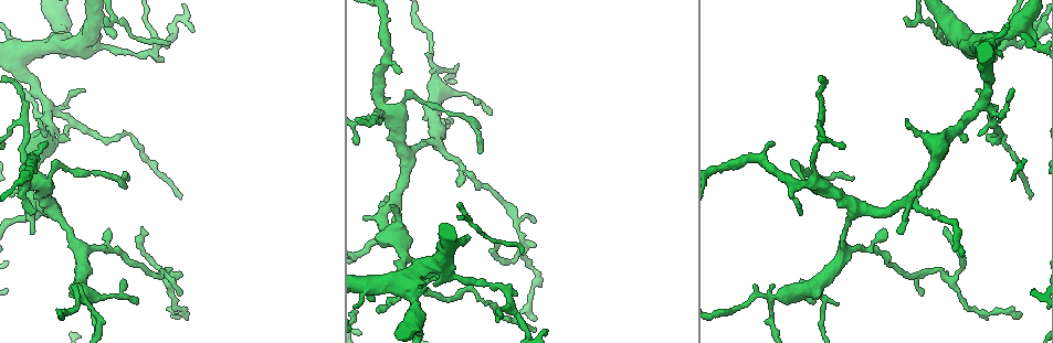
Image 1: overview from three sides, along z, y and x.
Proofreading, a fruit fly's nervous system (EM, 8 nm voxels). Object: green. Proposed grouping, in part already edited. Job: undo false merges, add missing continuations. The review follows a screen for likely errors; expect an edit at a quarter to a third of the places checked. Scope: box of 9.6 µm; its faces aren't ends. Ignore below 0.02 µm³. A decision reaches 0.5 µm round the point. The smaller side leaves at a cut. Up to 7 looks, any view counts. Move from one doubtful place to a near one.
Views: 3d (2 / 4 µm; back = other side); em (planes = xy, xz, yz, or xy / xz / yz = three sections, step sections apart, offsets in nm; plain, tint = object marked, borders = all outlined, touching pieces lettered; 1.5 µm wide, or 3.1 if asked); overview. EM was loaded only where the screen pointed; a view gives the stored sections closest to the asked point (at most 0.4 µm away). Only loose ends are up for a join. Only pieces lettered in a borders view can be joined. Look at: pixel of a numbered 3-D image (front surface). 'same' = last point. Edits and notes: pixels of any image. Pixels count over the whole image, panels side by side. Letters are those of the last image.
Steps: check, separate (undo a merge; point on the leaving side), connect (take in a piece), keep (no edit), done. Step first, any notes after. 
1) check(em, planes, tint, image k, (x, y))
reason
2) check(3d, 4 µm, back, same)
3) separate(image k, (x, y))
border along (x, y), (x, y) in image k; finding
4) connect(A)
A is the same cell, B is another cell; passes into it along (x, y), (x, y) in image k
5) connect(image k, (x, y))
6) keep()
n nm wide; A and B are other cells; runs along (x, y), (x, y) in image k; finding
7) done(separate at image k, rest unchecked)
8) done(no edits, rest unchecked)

check(3d, 2 µm, image 1, (468, 235))
branch stops here

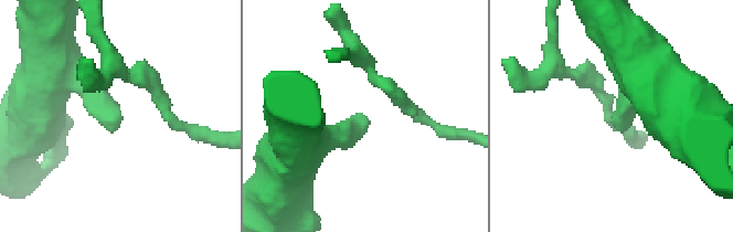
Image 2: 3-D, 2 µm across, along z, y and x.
check(em, planes, plain, image 2, (113, 132))

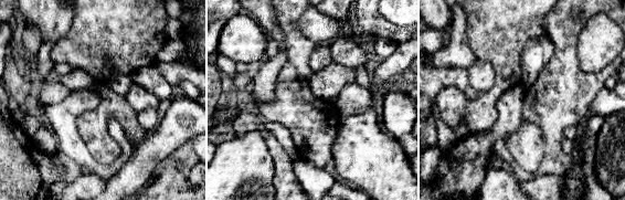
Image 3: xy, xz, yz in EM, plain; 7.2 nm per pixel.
check(em, planes, borders, same)
see the neighbours

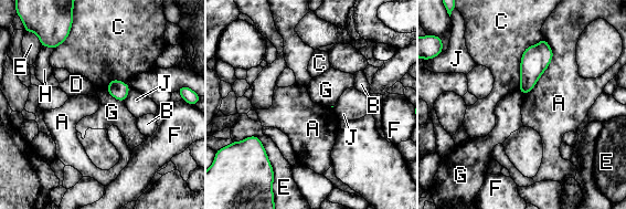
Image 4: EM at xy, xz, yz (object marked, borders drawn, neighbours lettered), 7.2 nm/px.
keep()
A touches over 460 nm; A, B, C, D, E, F, G, H and J are other cells; border along (106, 91), (124, 102) in image 4; none of them fits

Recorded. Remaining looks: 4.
check(em, xy, step 4, borders, image 1, (31, 232))
branch stops here

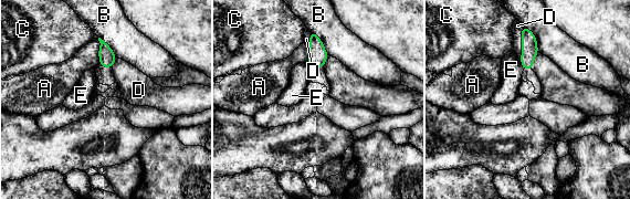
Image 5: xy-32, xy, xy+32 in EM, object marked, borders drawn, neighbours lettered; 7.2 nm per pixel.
keep()
D touches over 240 nm; A, B, C, D and E are other cells; border along (523, 25), (522, 55), (520, 59) in image 5; no lettered piece goes on from it

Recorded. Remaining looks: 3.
check(3d, 4 µm, image 1, (524, 254))
three-way junction

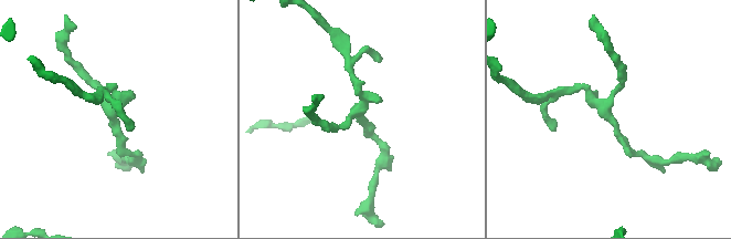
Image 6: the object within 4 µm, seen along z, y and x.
check(em, yz, step 8, tint, image 6, (606, 109))
3 arms

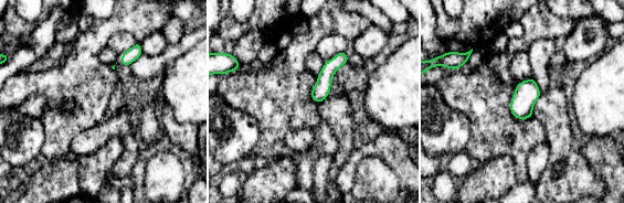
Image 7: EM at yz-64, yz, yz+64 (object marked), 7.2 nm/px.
check(em, planes, borders, same)
another direction

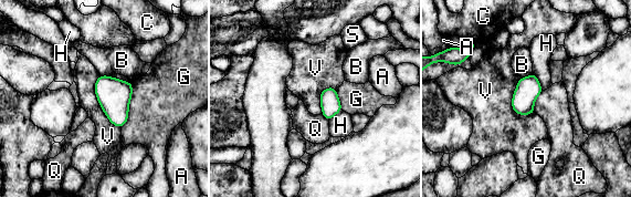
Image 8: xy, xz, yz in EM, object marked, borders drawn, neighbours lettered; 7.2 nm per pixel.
keep()
A, B, C, G, H, Q, S and V are other cells; one cell here

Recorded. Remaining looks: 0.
done(no edits, rest unchecked)

